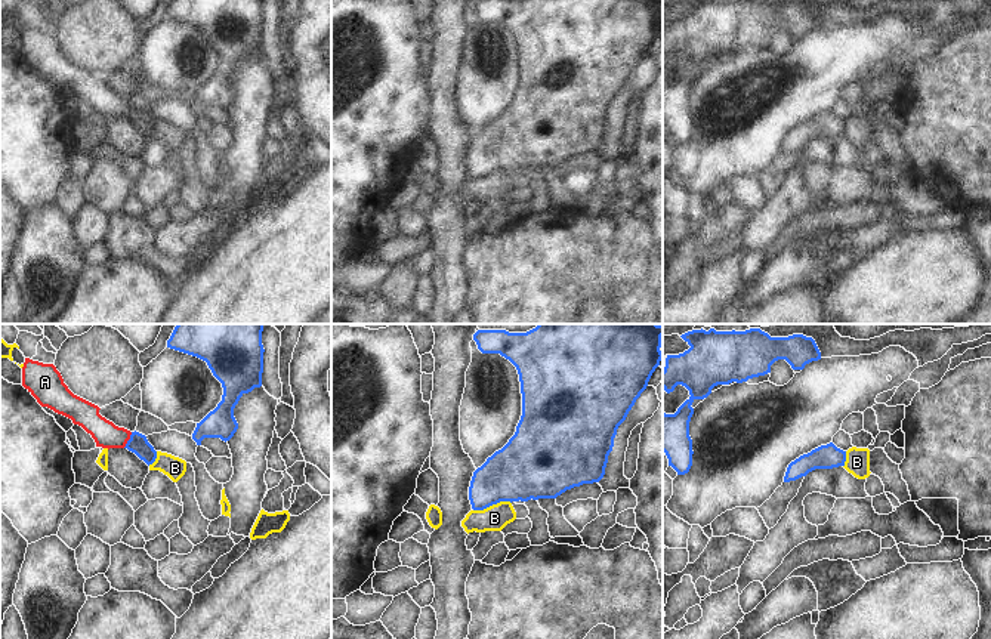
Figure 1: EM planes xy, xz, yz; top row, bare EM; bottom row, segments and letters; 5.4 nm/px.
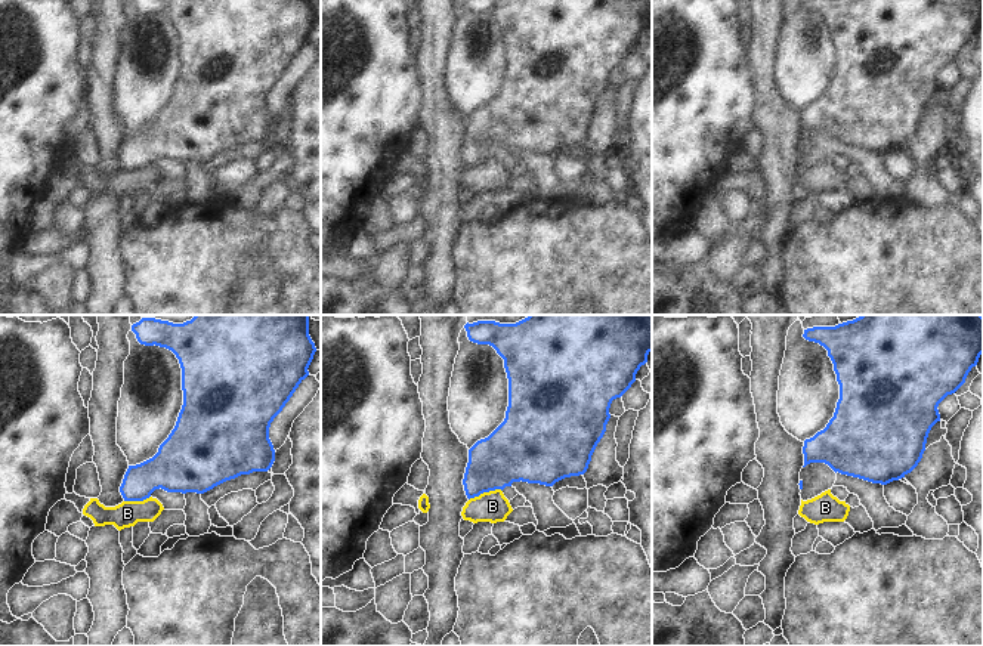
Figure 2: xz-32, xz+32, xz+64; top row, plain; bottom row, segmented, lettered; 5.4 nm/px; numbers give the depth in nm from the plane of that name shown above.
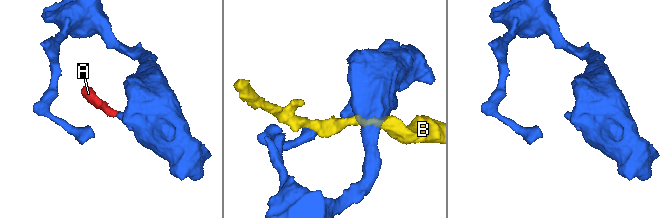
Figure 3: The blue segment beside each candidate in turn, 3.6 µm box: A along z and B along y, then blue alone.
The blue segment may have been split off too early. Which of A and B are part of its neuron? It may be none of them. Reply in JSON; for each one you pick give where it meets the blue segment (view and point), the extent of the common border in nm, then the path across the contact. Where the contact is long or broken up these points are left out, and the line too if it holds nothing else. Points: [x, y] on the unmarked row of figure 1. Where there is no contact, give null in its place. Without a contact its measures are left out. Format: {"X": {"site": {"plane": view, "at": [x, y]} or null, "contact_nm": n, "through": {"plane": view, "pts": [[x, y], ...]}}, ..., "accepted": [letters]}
{"A": {"site": {"plane": "xy", "at": [129, 108]}, "contact_nm": 100, "through": {"plane": "xy", "pts": [[138, 111], [129, 108], [105, 102]]}}, "accepted": ["A"]}

